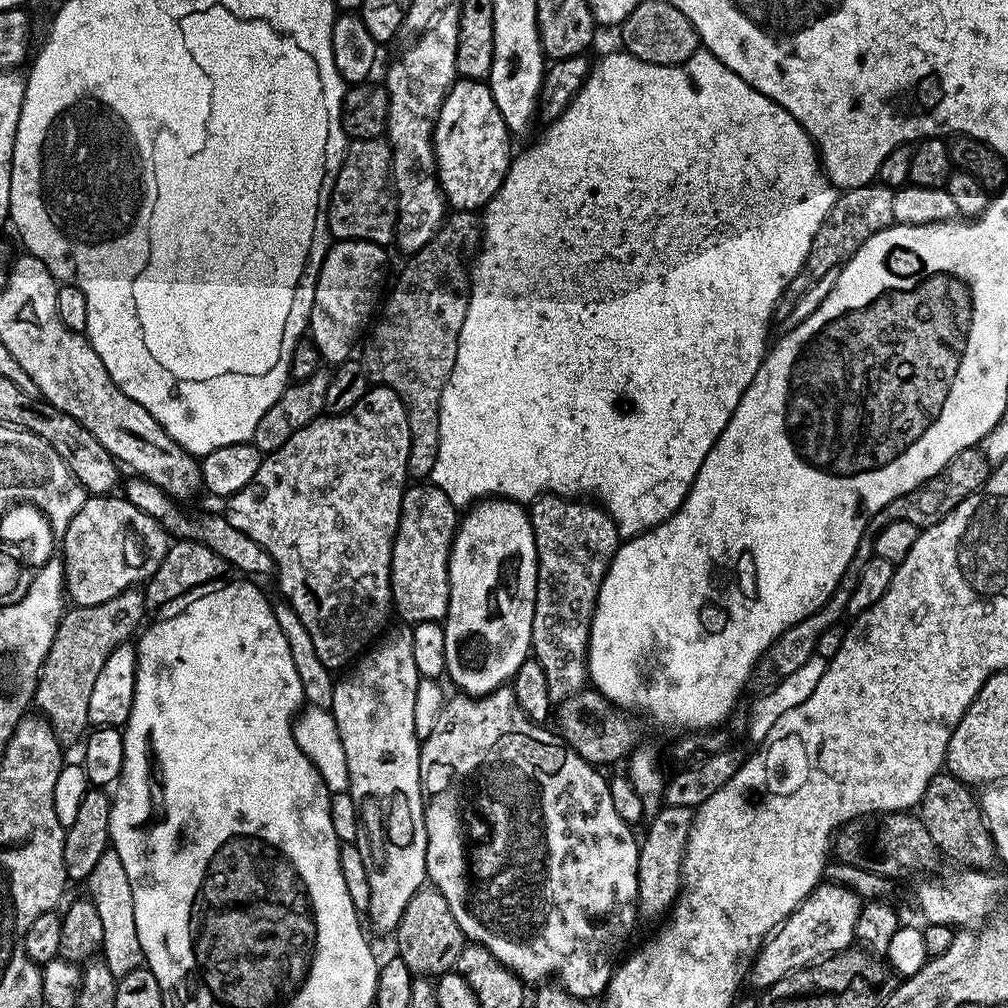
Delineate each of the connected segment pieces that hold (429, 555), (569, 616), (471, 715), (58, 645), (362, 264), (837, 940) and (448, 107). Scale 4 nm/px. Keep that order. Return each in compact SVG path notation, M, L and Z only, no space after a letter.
M416 482L405 487L390 562L392 602L398 616L400 612L404 619L401 621L415 626L431 620L440 622L448 615L448 555L456 536L457 523L456 505L446 498L446 494L442 494L442 490L438 490L436 484Z
M542 495L537 500L531 501L528 518L532 523L536 547L536 601L532 623L531 655L542 666L542 674L546 674L549 699L559 702L570 698L575 692L585 691L589 683L588 639L592 615L596 609L600 587L606 578L616 549L622 543L622 537L603 508L580 498Z
M505 686L505 687L502 687L502 688L496 688L496 689L495 689L495 690L493 690L493 691L492 691L492 692L491 692L491 693L490 693L490 694L486 694L486 695L485 695L485 696L478 696L478 697L474 697L474 696L466 696L466 695L463 695L463 694L456 694L456 697L454 697L454 698L453 698L453 700L452 700L452 697L451 697L451 699L449 699L449 700L448 700L448 701L447 701L447 703L445 703L445 706L444 706L444 709L442 709L442 711L440 711L440 713L439 713L439 714L438 714L438 718L437 718L437 719L436 719L436 721L435 721L435 722L434 722L434 726L433 726L433 727L432 727L432 729L431 729L431 730L430 730L430 734L429 734L429 735L428 735L428 736L425 736L425 737L423 737L423 740L422 740L422 743L421 743L421 745L420 745L420 784L421 784L421 786L422 786L422 787L423 787L423 788L424 788L424 794L425 794L425 797L426 797L426 799L425 799L425 802L424 802L424 821L425 821L425 822L426 822L426 870L427 870L427 871L428 871L428 875L427 875L427 879L428 879L428 880L429 880L429 881L430 881L430 884L431 884L431 887L434 887L434 888L437 888L437 889L438 889L438 890L439 890L439 891L440 891L440 893L441 893L441 894L442 894L442 898L446 898L446 902L450 902L450 914L454 914L454 922L458 922L458 926L459 926L459 927L460 927L460 929L462 929L462 931L464 931L464 934L465 934L465 937L467 937L467 939L468 939L468 940L469 940L469 941L471 941L471 943L473 943L473 944L481 944L481 945L482 945L482 946L486 946L486 950L490 950L490 954L494 954L494 958L498 958L498 962L502 962L502 963L503 963L503 964L504 964L504 965L505 965L505 966L506 966L506 967L507 967L507 968L508 968L508 969L509 969L509 970L510 970L510 971L512 971L512 972L513 972L513 973L514 973L514 975L516 975L516 976L519 976L519 977L520 977L520 979L521 979L521 980L523 980L523 981L524 981L524 983L525 983L525 985L528 985L528 986L532 986L532 984L536 984L536 983L537 983L537 984L536 984L536 985L539 985L539 984L540 984L540 983L541 983L541 982L544 982L544 981L540 981L540 982L539 982L539 980L544 980L544 979L546 979L546 978L547 978L547 976L557 976L557 978L558 978L558 979L560 979L560 980L557 980L557 981L558 981L558 984L559 984L559 987L562 987L562 988L564 988L564 989L565 989L565 990L567 990L567 992L568 992L568 993L570 993L570 994L571 994L571 996L576 996L576 997L577 997L577 998L579 998L579 999L580 999L580 1000L587 1000L587 1001L591 1001L591 1000L592 1000L592 999L593 999L593 997L592 997L592 996L596 996L596 997L595 997L595 998L600 998L600 997L603 997L603 994L604 994L604 992L605 992L605 991L606 991L606 989L607 989L607 988L608 988L608 983L609 983L609 982L610 982L610 978L611 978L611 977L612 977L612 974L613 974L613 971L614 971L614 965L615 965L615 964L616 964L616 963L617 963L617 960L618 960L618 957L619 957L619 956L620 956L620 955L621 955L621 952L620 952L620 947L622 947L622 946L623 946L623 944L624 944L624 939L626 939L626 938L627 938L627 936L628 936L628 935L630 935L630 934L631 934L631 932L632 932L632 926L633 926L633 925L634 925L634 924L635 924L635 922L636 922L636 920L637 920L637 921L638 921L638 905L637 905L637 902L636 902L636 899L637 899L637 898L638 898L638 858L639 858L639 857L640 857L640 840L639 840L639 839L638 839L638 836L635 836L635 834L634 834L634 833L632 833L632 832L635 832L635 831L634 831L634 828L633 828L633 825L630 825L630 824L627 824L627 823L626 823L626 822L625 822L625 820L624 820L624 819L623 819L623 818L621 818L621 816L619 816L619 814L618 814L618 810L614 810L614 802L613 802L613 801L612 801L612 799L610 799L610 788L609 788L609 786L608 786L608 782L609 782L609 777L608 777L608 776L607 776L607 775L605 775L605 776L603 776L603 774L602 774L602 773L600 773L600 772L603 772L603 771L601 771L601 769L600 769L600 768L599 768L599 767L597 767L597 765L595 765L595 764L588 764L588 763L587 763L587 762L586 762L586 761L584 761L584 759L583 759L583 758L582 758L582 757L581 757L581 756L580 756L580 755L579 755L579 754L577 754L577 753L576 753L576 751L575 751L575 750L573 750L573 749L572 749L572 748L571 748L571 746L569 746L569 744L565 744L565 743L564 743L564 741L563 741L563 739L561 739L561 737L560 737L560 736L559 736L559 735L557 735L557 733L556 733L556 732L555 732L555 731L553 731L553 729L552 729L552 728L551 728L551 727L549 727L549 728L550 728L550 729L548 729L548 728L544 728L544 727L548 727L548 726L545 726L545 725L544 725L544 724L543 724L543 723L540 723L540 722L537 722L537 721L535 721L535 720L532 720L532 719L531 719L531 718L529 718L529 717L528 717L528 716L527 716L527 714L525 714L525 713L524 713L524 711L522 711L522 710L521 710L521 709L520 709L520 707L519 707L519 706L518 706L518 702L517 702L517 701L516 701L516 699L515 699L515 698L514 698L514 694L513 694L513 693L512 693L512 689L511 689L511 687L508 687L508 686Z
M136 586L110 598L110 602L98 602L98 606L86 606L85 608L72 606L61 615L60 625L56 627L54 634L54 642L49 644L46 651L46 662L44 669L40 671L40 685L36 687L34 697L35 707L40 707L37 708L39 715L48 721L61 745L69 746L68 744L76 743L79 745L85 739L90 728L88 723L90 693L94 691L94 682L98 679L98 673L102 671L102 665L106 662L106 658L110 658L110 654L114 654L119 644L129 643L137 635L138 629L145 623L145 620L144 594Z
M341 240L335 241L324 256L316 279L307 331L312 343L318 346L320 359L325 365L335 366L349 359L353 355L352 347L355 346L356 339L358 344L366 325L373 319L372 304L379 305L382 300L380 287L384 284L385 252L387 251L381 244Z
M821 882L815 890L803 900L798 906L798 910L794 910L794 914L790 914L786 918L786 922L781 924L767 940L760 946L759 952L756 953L751 965L750 971L746 977L747 983L753 984L756 990L763 990L770 987L774 982L778 982L782 978L791 976L800 968L806 968L810 964L815 964L821 958L832 956L835 952L843 952L844 949L853 947L856 940L856 927L858 926L858 918L862 915L862 899L858 893L854 893L849 888L841 885L828 884Z
M457 79L446 94L436 119L436 128L432 132L432 145L436 151L436 177L449 209L458 212L476 212L494 198L494 194L502 186L504 175L508 172L510 155L508 156L508 139L510 133L502 114L498 114L498 106L494 102L494 94L482 80Z

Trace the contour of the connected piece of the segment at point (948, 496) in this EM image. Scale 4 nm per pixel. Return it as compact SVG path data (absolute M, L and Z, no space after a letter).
M979 447L967 448L948 463L938 474L928 479L927 484L902 494L890 501L878 514L874 514L870 521L870 528L873 533L881 532L890 522L895 520L914 520L916 527L923 530L932 524L938 523L958 502L970 498L970 494L980 491L988 480L990 465Z

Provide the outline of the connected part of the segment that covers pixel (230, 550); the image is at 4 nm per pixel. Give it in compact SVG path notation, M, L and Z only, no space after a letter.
M143 478L131 479L123 481L122 495L124 499L130 501L134 506L138 506L138 510L142 510L142 514L150 514L150 518L154 518L154 522L163 526L169 537L176 540L196 540L199 544L209 546L224 561L228 562L231 569L235 571L237 569L240 571L237 573L246 576L255 576L254 574L271 575L275 571L275 564L273 559L270 558L269 552L254 542L248 535L234 529L225 515L204 514L199 520L198 517L191 516L188 512L180 512L175 505L177 503L157 484L151 484L149 480Z

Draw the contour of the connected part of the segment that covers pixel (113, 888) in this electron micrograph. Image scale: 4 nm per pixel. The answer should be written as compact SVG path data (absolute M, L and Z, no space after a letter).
M109 848L102 854L96 872L91 879L92 901L98 914L101 915L103 946L102 959L111 974L119 980L144 964L142 946L138 940L137 927L134 923L133 887L126 875L126 868L115 849Z

